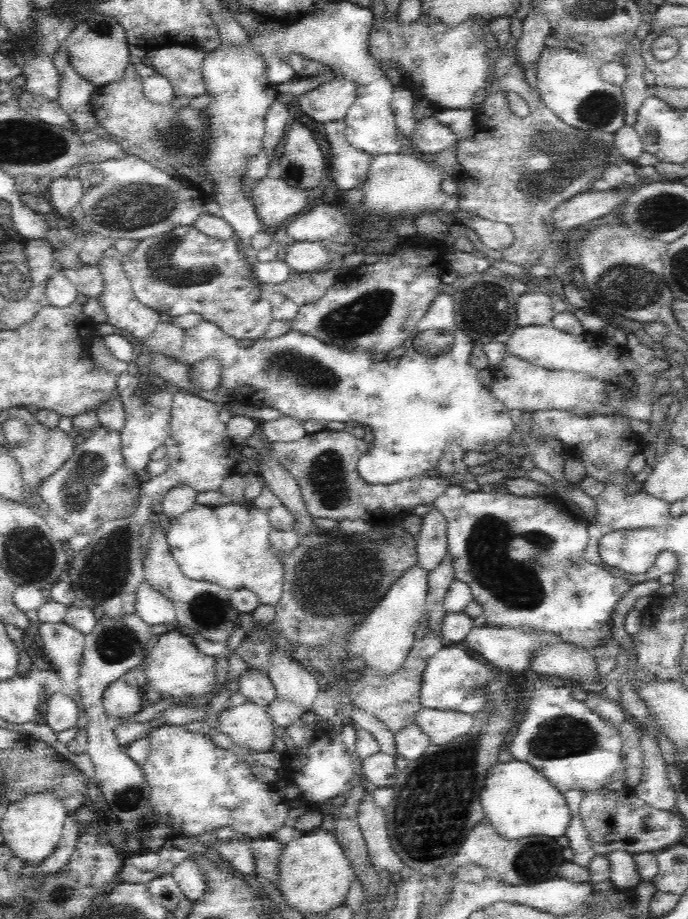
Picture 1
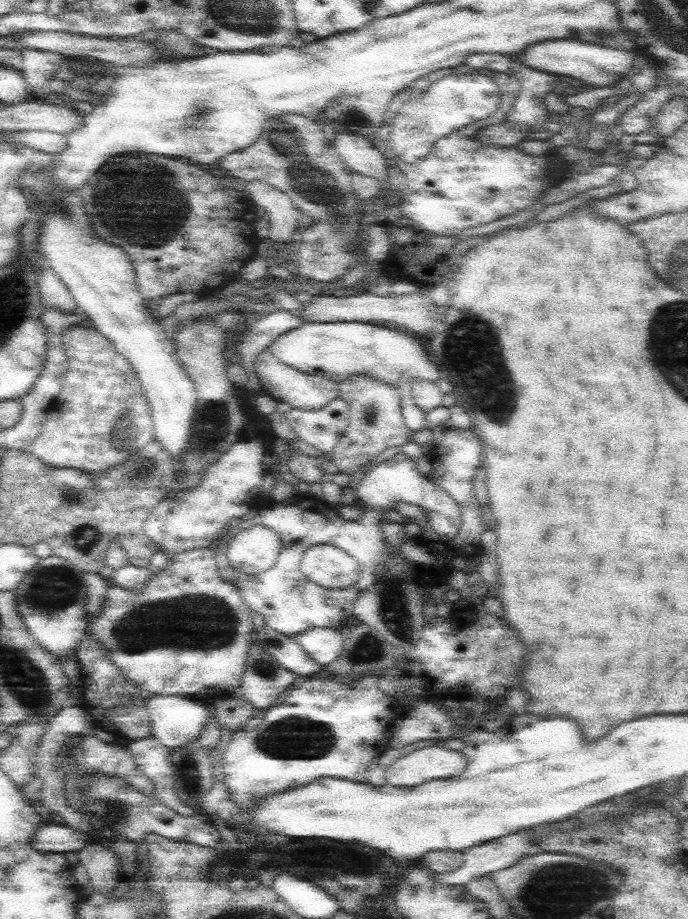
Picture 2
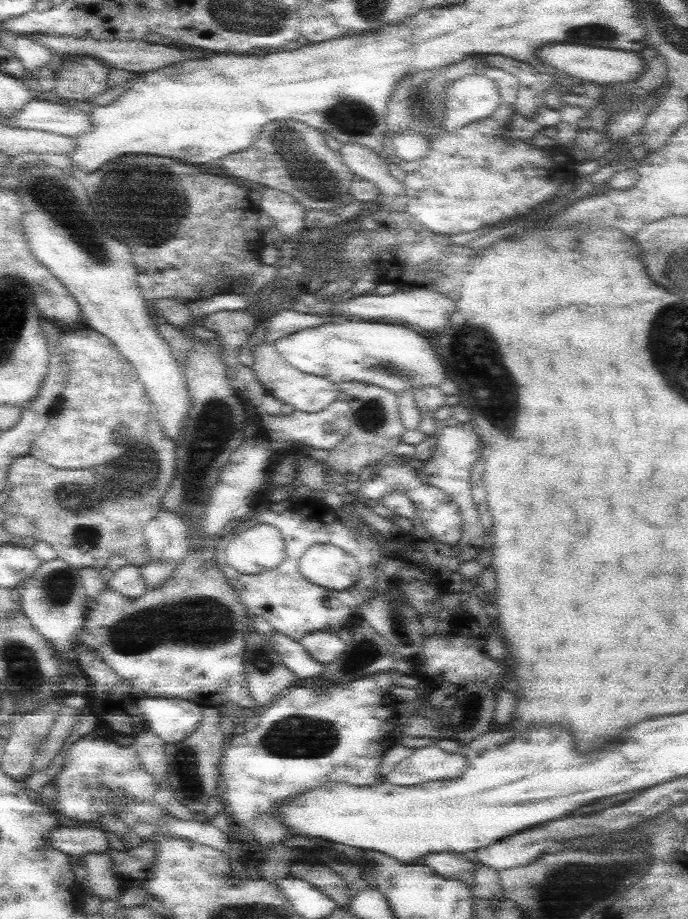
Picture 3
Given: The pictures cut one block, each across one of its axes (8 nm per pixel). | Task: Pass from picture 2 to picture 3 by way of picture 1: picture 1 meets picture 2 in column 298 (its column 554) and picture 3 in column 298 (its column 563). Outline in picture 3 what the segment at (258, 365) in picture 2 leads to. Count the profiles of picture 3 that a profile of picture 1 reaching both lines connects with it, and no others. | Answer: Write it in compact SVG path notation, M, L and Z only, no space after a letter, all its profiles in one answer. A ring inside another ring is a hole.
M262 342L253 347L254 354L253 369L268 393L280 398L285 404L291 404L296 410L315 413L324 410L337 399L337 384L330 382L327 378L313 374L306 374L292 366L276 350L275 344Z

